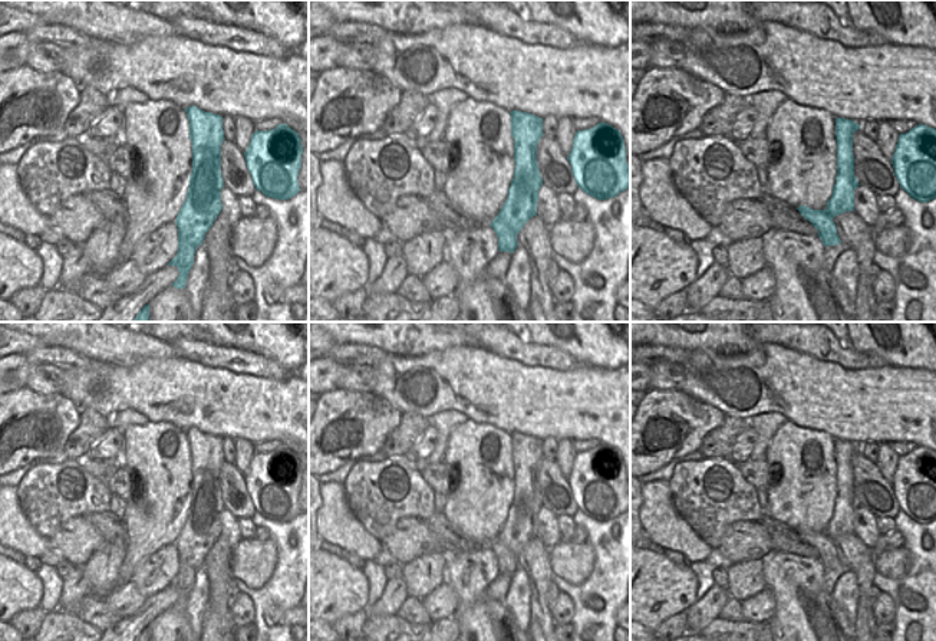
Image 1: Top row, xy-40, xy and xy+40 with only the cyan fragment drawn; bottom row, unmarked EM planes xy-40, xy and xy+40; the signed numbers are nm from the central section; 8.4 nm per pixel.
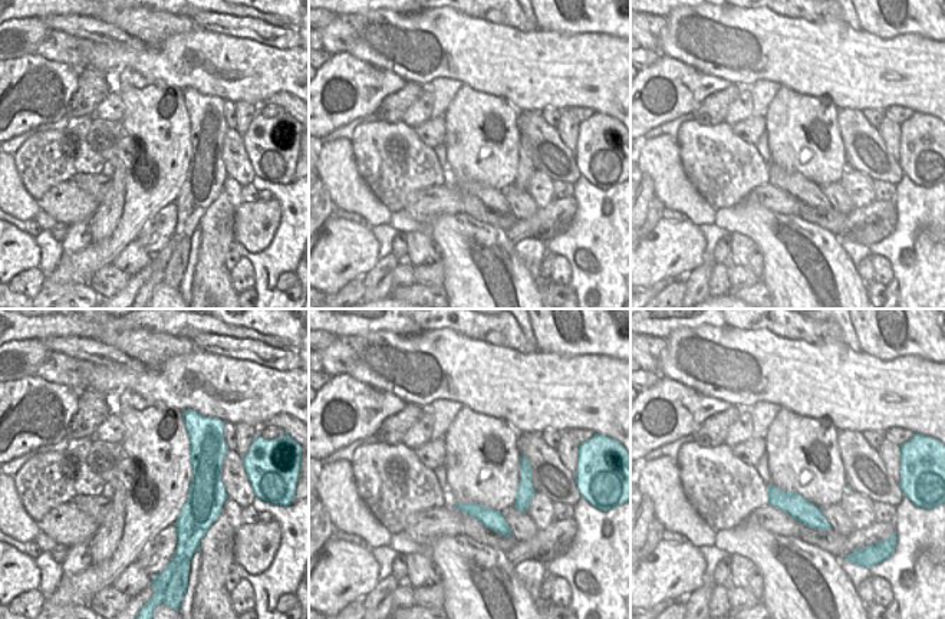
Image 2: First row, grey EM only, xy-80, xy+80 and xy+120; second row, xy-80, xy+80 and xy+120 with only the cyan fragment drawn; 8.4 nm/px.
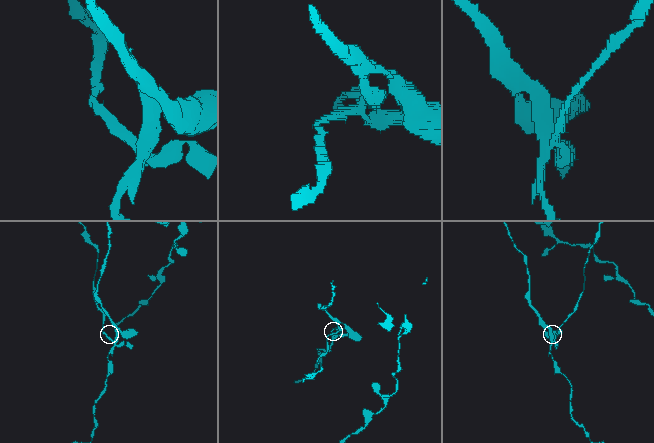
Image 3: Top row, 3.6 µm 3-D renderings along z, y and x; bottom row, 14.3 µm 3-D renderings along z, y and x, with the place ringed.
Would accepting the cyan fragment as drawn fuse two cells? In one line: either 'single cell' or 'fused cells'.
fused cells

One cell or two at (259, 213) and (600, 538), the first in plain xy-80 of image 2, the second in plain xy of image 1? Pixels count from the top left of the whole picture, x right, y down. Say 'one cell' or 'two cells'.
two cells

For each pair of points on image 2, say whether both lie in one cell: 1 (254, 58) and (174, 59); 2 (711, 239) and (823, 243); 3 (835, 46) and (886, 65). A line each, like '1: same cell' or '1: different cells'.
1: same cell
2: different cells
3: same cell

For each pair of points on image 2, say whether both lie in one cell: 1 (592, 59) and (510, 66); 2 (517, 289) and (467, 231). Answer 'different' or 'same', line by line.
1: same
2: same

